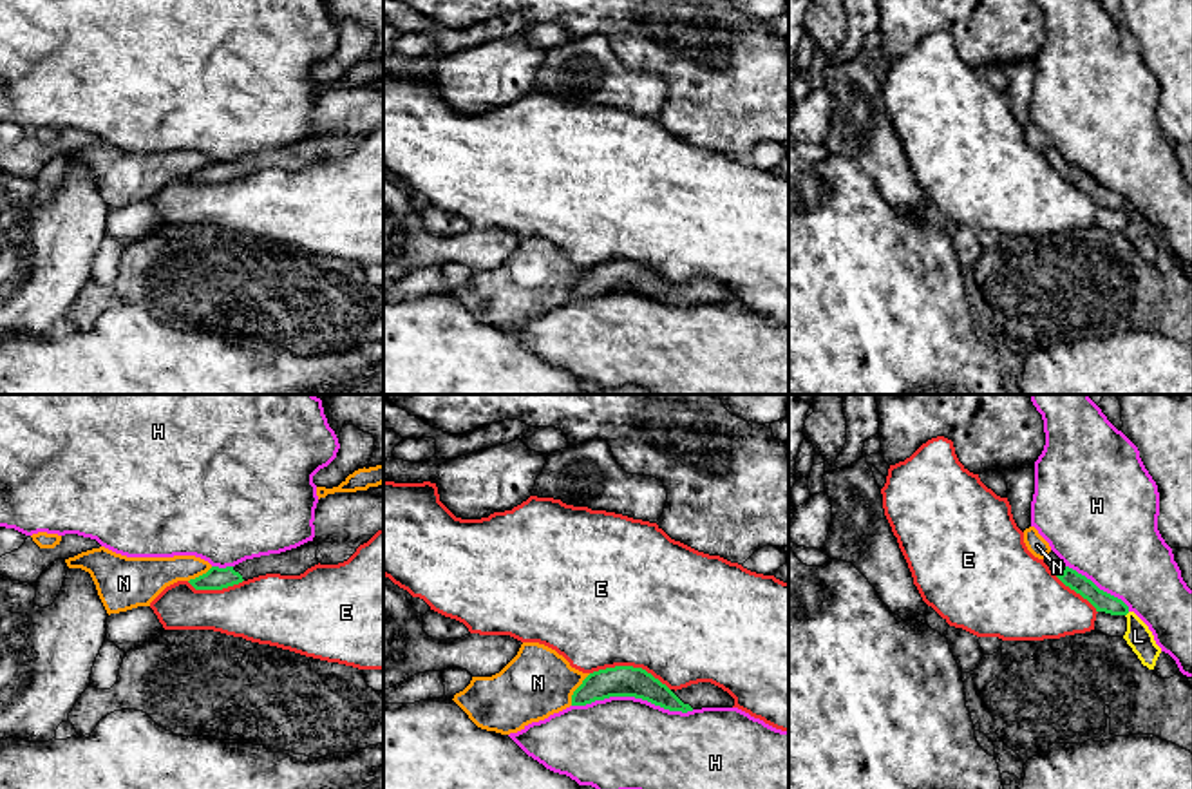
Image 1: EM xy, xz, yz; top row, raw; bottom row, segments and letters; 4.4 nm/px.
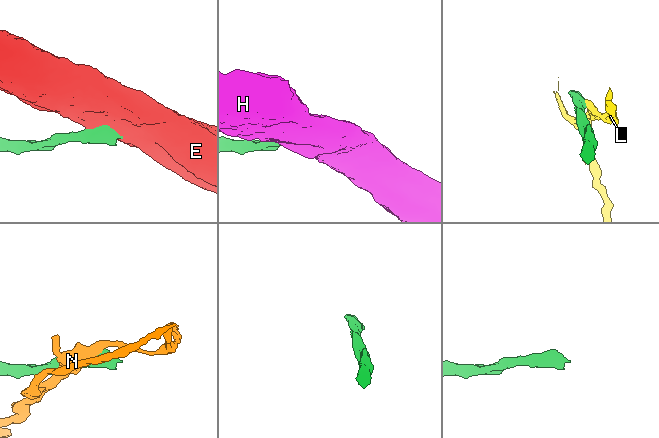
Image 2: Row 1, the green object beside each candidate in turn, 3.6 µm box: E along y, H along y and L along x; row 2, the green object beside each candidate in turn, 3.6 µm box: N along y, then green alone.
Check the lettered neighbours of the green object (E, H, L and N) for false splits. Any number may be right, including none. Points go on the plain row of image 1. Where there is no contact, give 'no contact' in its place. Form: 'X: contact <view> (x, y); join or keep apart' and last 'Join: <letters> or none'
E: contact xz (630, 261); keep apart
H: contact xz (633, 290); keep apart
L: no contact; keep apart
N: contact xz (576, 285); keep apart
Join: none

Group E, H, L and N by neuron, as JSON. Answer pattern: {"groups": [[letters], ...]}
{"groups": [["E"], ["H"], ["L"], ["N"]]}

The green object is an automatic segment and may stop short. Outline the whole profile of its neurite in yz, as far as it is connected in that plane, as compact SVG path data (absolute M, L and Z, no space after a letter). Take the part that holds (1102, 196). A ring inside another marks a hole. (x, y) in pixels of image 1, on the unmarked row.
M1053 145L1044 152L1044 157L1065 181L1087 194L1096 206L1111 210L1129 208L1129 201L1121 194L1100 185L1091 174L1069 163Z

